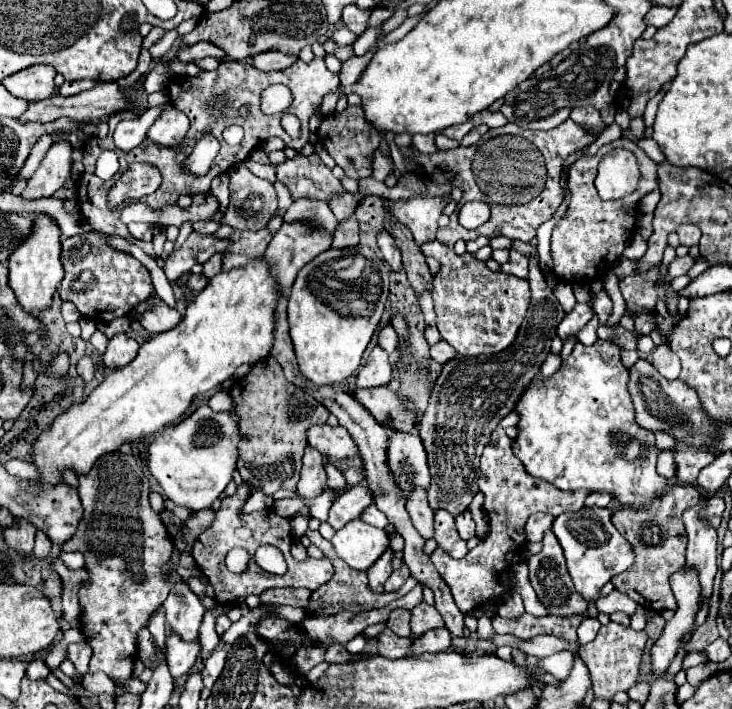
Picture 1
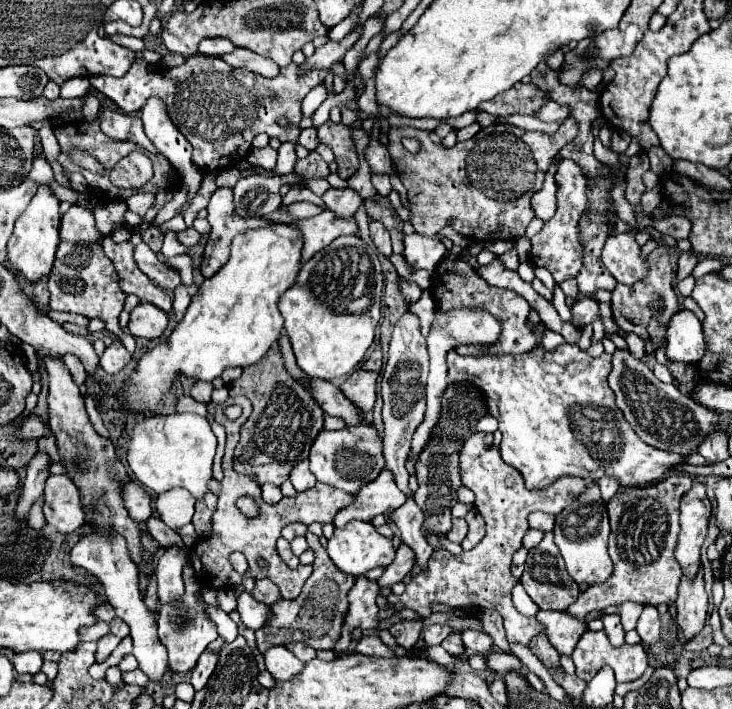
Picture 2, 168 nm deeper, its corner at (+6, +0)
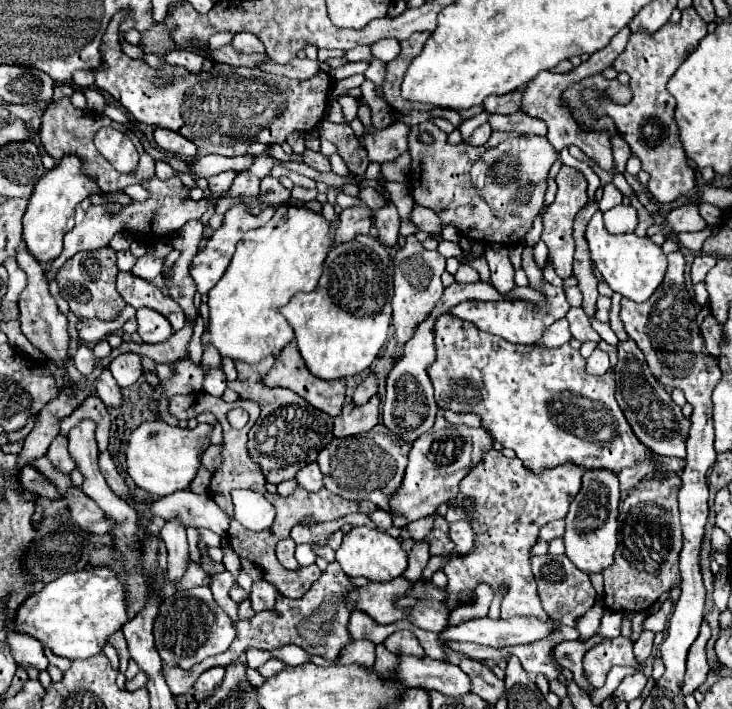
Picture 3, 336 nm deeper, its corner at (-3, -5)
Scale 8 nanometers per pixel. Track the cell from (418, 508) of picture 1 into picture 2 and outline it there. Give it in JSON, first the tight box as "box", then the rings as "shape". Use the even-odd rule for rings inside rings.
{"box":[381,313,429,499],"shape":[[[407,313],[397,321],[393,329],[393,337],[389,345],[389,361],[381,381],[381,393],[385,403],[383,405],[383,423],[385,423],[383,455],[387,461],[387,469],[393,473],[397,487],[407,495],[407,499],[413,499],[413,491],[409,489],[409,483],[407,483],[409,473],[405,469],[405,461],[409,455],[409,441],[425,415],[425,379],[429,373],[427,359],[429,359],[427,343],[419,331],[419,319],[413,313]]]}

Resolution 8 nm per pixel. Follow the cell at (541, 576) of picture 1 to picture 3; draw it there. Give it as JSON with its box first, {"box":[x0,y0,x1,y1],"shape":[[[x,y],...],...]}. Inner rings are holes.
{"box":[532,556,596,626],"shape":[[[532,556],[532,572],[534,578],[538,582],[538,594],[540,594],[540,602],[542,608],[548,612],[550,618],[558,620],[560,624],[566,626],[576,626],[576,620],[582,618],[582,614],[586,614],[586,610],[590,610],[594,606],[596,600],[596,592],[590,584],[590,578],[586,572],[578,570],[568,556]]]}

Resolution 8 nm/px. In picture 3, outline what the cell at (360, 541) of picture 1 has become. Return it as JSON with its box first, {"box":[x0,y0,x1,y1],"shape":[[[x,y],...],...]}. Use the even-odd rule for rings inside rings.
{"box":[336,526,408,582],"shape":[[[358,526],[358,528],[352,528],[348,534],[344,534],[342,546],[336,550],[336,562],[342,566],[342,570],[348,576],[364,576],[372,582],[388,582],[404,574],[408,566],[408,556],[402,550],[400,542],[390,534],[380,532],[376,528]]]}

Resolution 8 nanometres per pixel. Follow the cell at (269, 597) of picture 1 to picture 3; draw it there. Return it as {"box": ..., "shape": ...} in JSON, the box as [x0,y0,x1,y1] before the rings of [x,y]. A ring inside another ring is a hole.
{"box":[250,580,278,612],"shape":[[[258,580],[252,584],[250,590],[250,604],[254,612],[264,612],[264,610],[272,610],[274,602],[276,602],[278,590],[274,586],[270,586],[270,582],[266,580]]]}

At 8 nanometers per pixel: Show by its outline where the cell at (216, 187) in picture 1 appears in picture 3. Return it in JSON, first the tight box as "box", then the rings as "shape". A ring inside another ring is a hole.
{"box":[190,204,274,294],"shape":[[[238,204],[238,206],[234,206],[232,210],[228,210],[228,212],[224,214],[224,224],[214,232],[214,236],[208,240],[208,244],[204,246],[204,250],[200,250],[200,252],[194,256],[192,264],[190,264],[190,276],[192,276],[192,280],[194,280],[194,284],[196,284],[196,290],[198,290],[200,294],[208,294],[210,288],[224,276],[224,272],[226,272],[226,268],[228,268],[230,260],[232,260],[234,248],[236,248],[236,244],[240,242],[240,238],[242,238],[248,230],[258,228],[260,224],[266,224],[266,222],[272,218],[272,214],[274,214],[274,208],[268,206],[268,208],[264,208],[258,216],[252,216],[250,210],[248,210],[244,204]]]}

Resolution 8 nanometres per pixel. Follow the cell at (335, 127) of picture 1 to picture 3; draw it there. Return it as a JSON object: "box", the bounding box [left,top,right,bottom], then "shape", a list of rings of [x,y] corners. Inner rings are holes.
{"box":[318,122,370,176],"shape":[[[320,122],[318,126],[318,134],[326,140],[330,140],[332,144],[336,144],[338,154],[342,156],[342,160],[346,162],[350,174],[354,176],[362,176],[370,164],[364,146],[360,144],[360,140],[354,136],[352,128],[348,124],[334,124],[334,122]]]}

